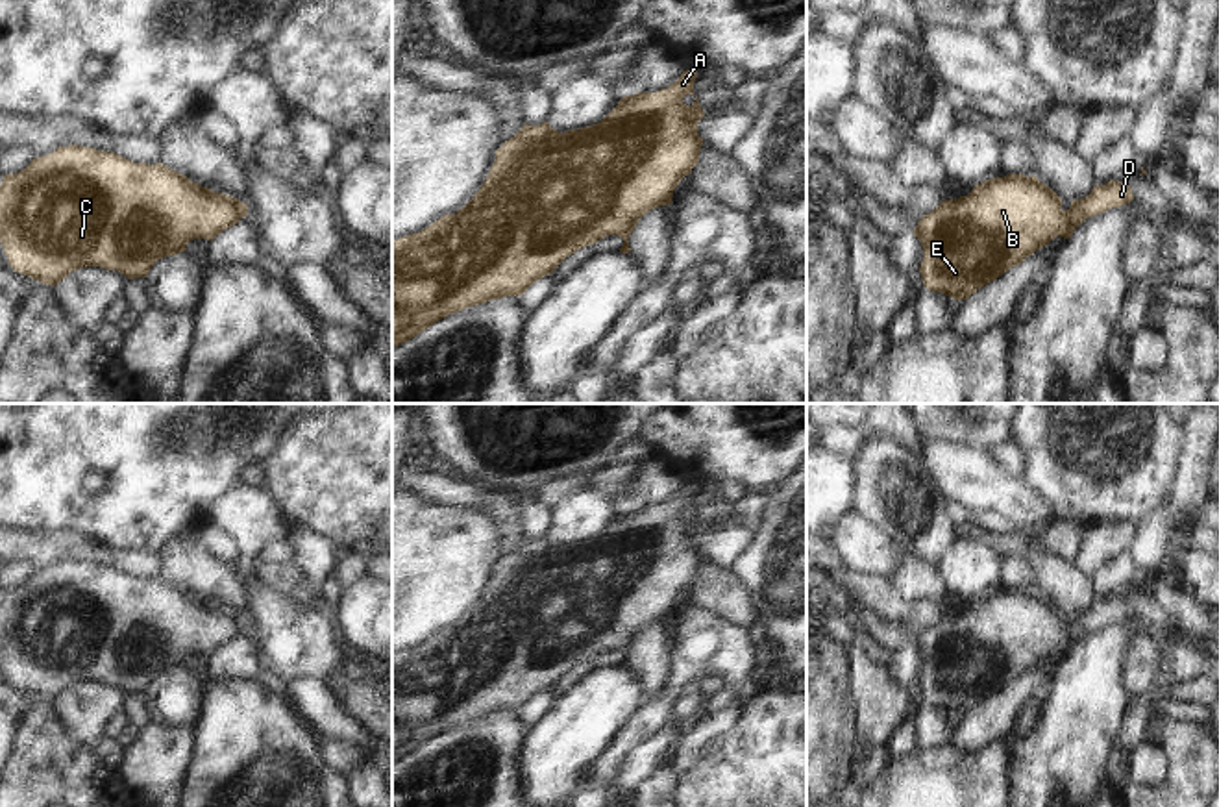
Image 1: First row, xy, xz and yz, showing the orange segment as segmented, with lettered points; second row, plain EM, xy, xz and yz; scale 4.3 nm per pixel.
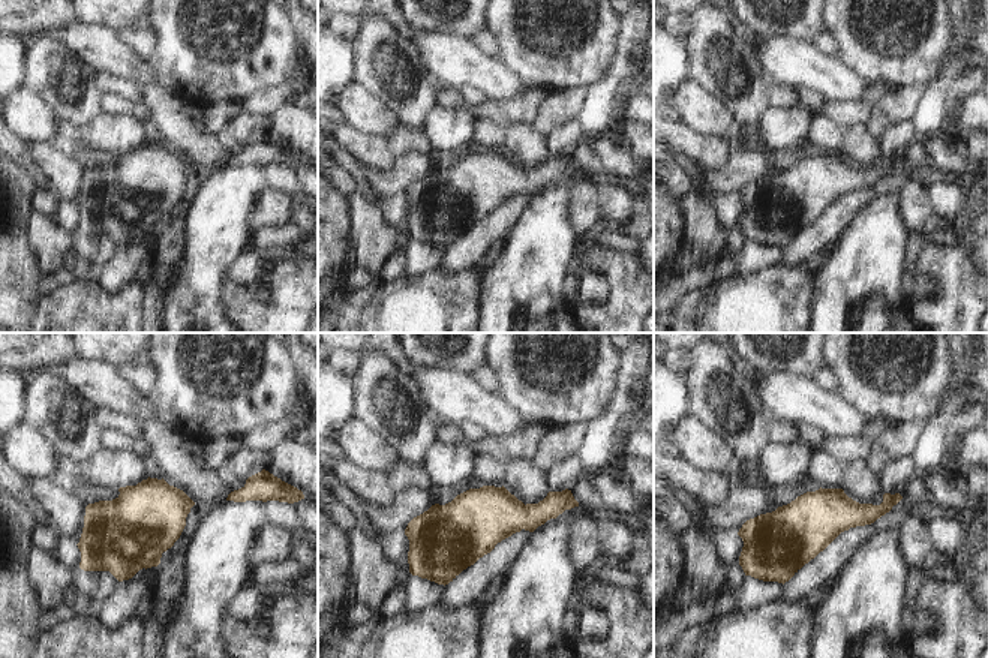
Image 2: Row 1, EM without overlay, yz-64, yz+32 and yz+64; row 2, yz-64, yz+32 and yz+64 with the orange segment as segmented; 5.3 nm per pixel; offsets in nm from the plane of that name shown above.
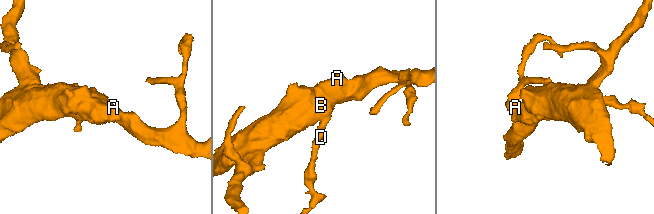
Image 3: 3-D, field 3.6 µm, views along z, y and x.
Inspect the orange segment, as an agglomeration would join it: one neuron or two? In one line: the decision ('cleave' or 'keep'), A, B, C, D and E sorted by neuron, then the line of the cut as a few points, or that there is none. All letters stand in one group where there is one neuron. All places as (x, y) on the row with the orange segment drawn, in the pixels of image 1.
keep; groups A B C D E; cut none

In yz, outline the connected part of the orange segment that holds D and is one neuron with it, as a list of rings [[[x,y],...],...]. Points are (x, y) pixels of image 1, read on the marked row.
[[[1036,176],[982,181],[967,196],[943,200],[917,222],[914,237],[923,246],[923,285],[967,300],[1054,237],[1065,241],[1086,218],[1132,200],[1127,181],[1110,180],[1064,211],[1062,198]]]

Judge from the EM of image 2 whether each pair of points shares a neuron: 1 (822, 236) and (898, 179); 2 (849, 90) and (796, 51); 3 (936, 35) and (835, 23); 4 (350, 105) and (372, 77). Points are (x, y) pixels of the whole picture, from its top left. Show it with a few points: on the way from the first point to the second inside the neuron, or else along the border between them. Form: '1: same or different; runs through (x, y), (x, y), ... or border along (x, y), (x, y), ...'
1: same; runs through (841, 216), (859, 198), (879, 188)
2: same; runs through (835, 81), (810, 65)
3: same; runs through (910, 53), (903, 60), (889, 60), (861, 47)
4: different; border along (356, 81), (390, 110)

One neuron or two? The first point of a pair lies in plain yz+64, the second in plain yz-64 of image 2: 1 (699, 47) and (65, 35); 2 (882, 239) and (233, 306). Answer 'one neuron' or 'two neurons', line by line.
1: two neurons
2: two neurons

